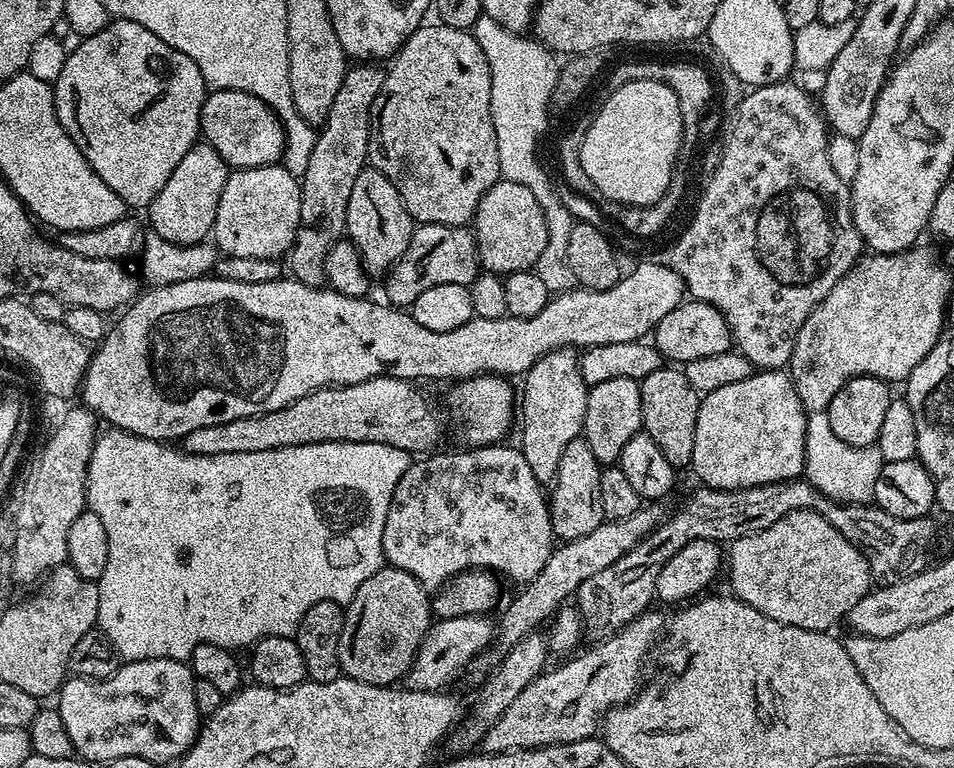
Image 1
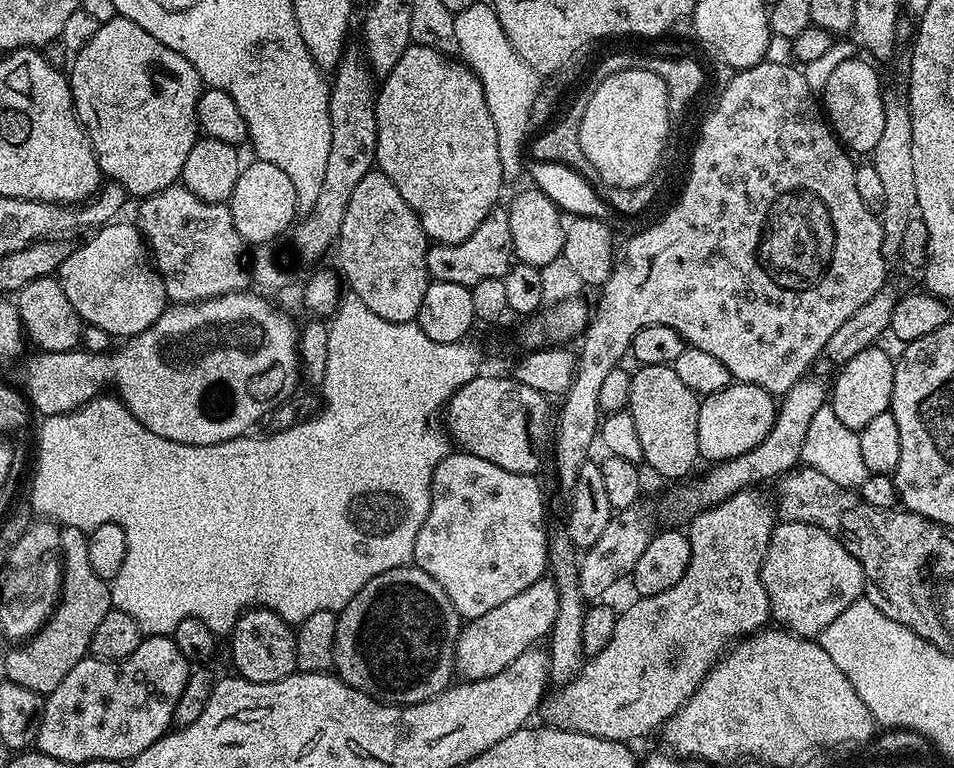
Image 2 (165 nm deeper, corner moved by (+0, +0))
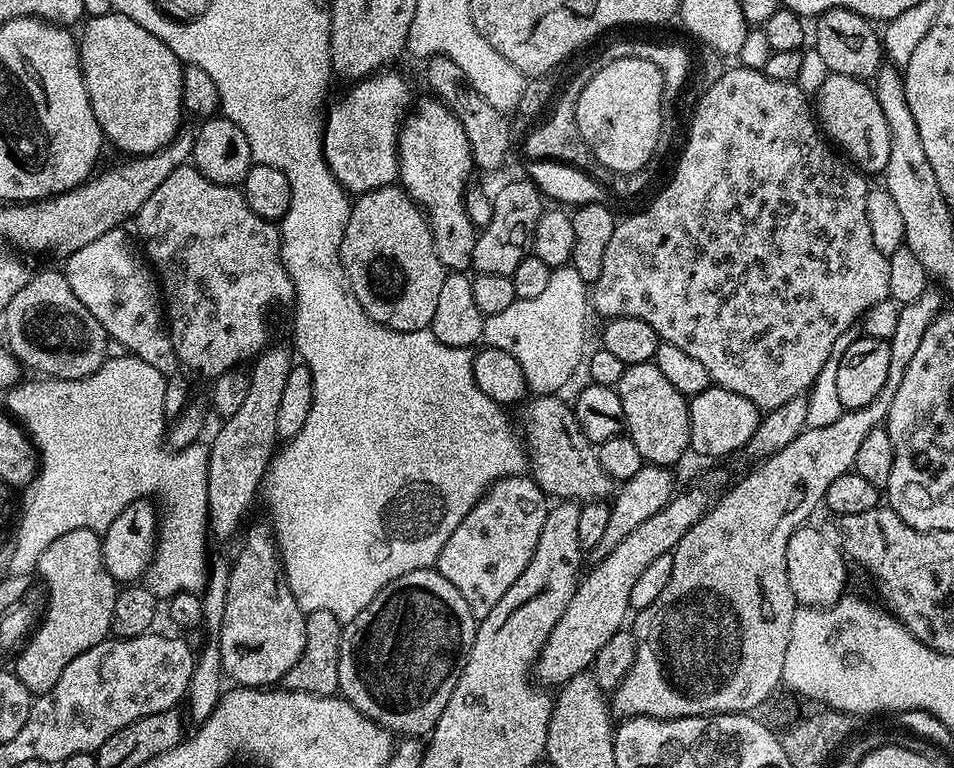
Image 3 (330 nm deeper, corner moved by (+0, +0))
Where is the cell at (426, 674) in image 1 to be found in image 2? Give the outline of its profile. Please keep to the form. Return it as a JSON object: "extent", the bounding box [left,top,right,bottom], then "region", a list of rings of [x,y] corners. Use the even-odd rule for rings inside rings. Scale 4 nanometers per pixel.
{"extent":[456,578,558,681],"region":[[[541,578],[534,586],[526,586],[522,594],[510,598],[510,602],[502,602],[502,606],[494,606],[494,610],[482,614],[482,618],[467,621],[460,629],[460,637],[456,643],[456,671],[465,681],[481,680],[487,676],[498,674],[514,662],[514,658],[527,650],[537,647],[540,639],[547,637],[554,626],[554,618],[558,618],[558,590],[556,582],[551,578]]]}

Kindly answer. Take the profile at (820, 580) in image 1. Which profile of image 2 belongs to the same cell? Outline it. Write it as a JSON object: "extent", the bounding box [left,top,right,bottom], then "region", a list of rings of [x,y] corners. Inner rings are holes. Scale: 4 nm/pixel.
{"extent":[762,522,866,638],"region":[[[780,522],[772,529],[770,546],[762,562],[762,582],[770,598],[771,619],[787,631],[805,638],[819,637],[820,632],[826,630],[826,626],[830,626],[830,622],[834,622],[834,618],[838,618],[842,610],[846,610],[846,606],[865,595],[864,588],[866,589],[864,571],[858,558],[854,558],[854,554],[850,554],[850,550],[846,550],[846,546],[838,542],[838,538],[816,524],[806,522]]]}

